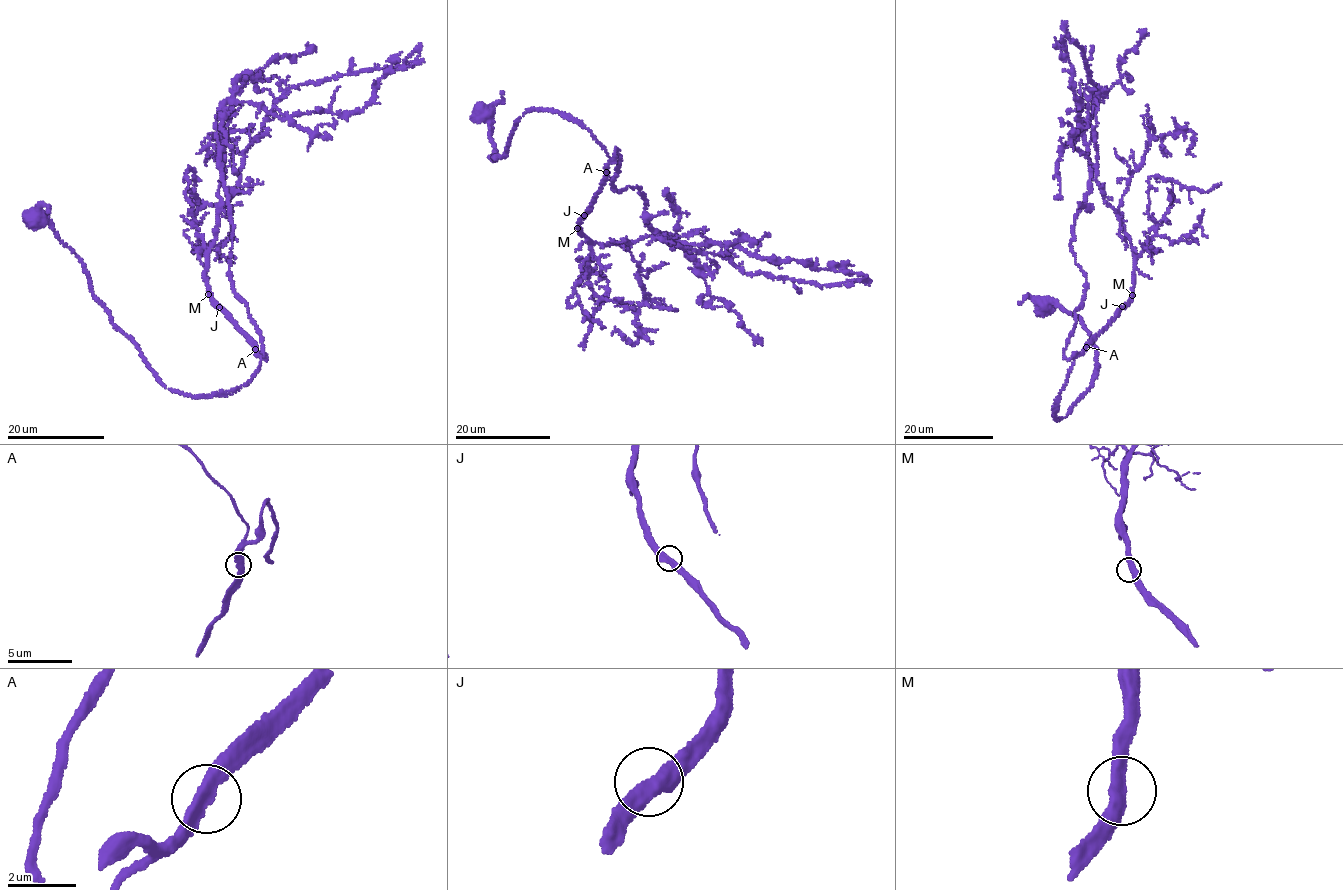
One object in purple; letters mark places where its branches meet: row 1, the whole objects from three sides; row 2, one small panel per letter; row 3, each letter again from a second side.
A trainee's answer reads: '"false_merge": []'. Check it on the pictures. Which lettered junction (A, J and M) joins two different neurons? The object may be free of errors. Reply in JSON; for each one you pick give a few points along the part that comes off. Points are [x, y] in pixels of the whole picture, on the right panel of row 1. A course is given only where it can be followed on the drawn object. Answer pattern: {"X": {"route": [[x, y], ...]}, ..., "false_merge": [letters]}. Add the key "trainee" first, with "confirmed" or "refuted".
{"trainee": "confirmed", "false_merge": []}

